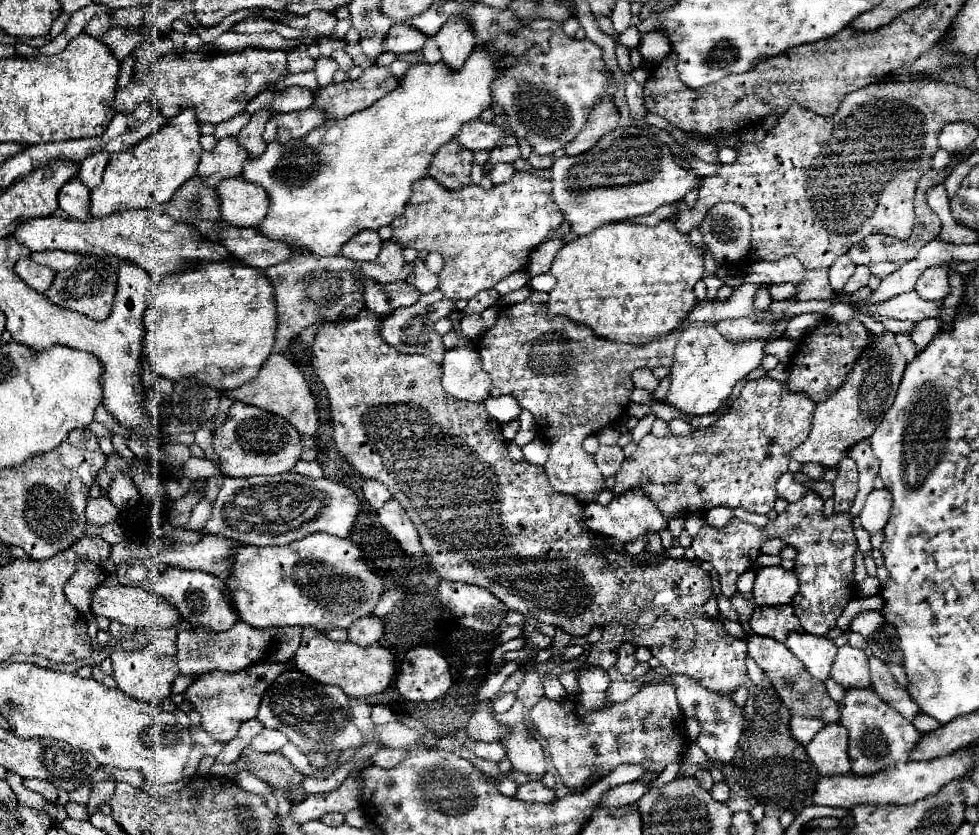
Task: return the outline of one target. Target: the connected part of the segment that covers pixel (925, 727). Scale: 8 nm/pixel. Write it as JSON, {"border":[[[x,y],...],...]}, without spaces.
{"border":[[[921,712],[921,714],[913,720],[913,726],[915,726],[921,734],[927,734],[927,732],[935,730],[935,728],[939,726],[939,722],[935,722],[935,718],[931,718],[931,716],[927,716],[927,714]]]}

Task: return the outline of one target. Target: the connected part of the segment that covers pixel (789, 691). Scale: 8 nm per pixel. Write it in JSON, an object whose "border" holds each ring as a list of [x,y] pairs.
{"border":[[[747,632],[747,644],[749,644],[749,656],[757,662],[757,666],[767,674],[767,678],[773,682],[775,690],[779,692],[781,700],[787,704],[793,716],[807,716],[807,718],[823,718],[827,724],[833,724],[839,720],[839,704],[829,698],[825,684],[811,678],[807,674],[805,666],[787,650],[785,644],[775,642],[767,636],[757,636]]]}

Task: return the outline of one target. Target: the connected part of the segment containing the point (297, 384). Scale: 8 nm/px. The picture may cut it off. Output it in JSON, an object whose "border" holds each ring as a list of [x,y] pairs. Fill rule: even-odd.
{"border":[[[271,354],[267,358],[267,362],[261,366],[261,372],[253,382],[247,382],[247,384],[231,390],[227,396],[231,400],[241,400],[245,404],[269,410],[269,412],[285,418],[299,432],[299,436],[307,436],[307,438],[317,436],[319,414],[317,414],[317,404],[313,400],[309,384],[305,380],[305,376],[299,372],[299,368],[281,354]]]}

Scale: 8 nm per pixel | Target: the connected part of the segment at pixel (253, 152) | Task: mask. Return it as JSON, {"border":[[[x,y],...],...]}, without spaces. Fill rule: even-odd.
{"border":[[[259,110],[251,116],[251,122],[235,136],[235,140],[239,142],[239,146],[243,146],[247,152],[249,152],[249,158],[257,158],[259,154],[263,154],[265,150],[265,142],[261,138],[263,130],[265,130],[265,124],[267,120],[271,118],[271,112],[269,110]]]}

